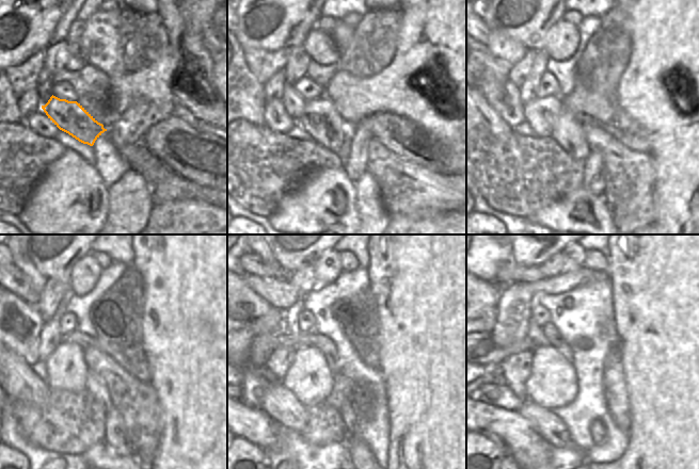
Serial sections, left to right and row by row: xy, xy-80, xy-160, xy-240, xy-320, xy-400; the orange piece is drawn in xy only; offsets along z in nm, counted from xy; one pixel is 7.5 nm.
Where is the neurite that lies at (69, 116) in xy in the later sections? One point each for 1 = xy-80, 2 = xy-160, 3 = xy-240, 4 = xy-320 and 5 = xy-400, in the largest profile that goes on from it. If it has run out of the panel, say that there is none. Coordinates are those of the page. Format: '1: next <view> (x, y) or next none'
1: next xy-80 (320, 119)
2: next xy-160 (568, 133)
3: next xy-240 (95, 385)
4: next xy-320 (348, 411)
5: next xy-400 (597, 430)

